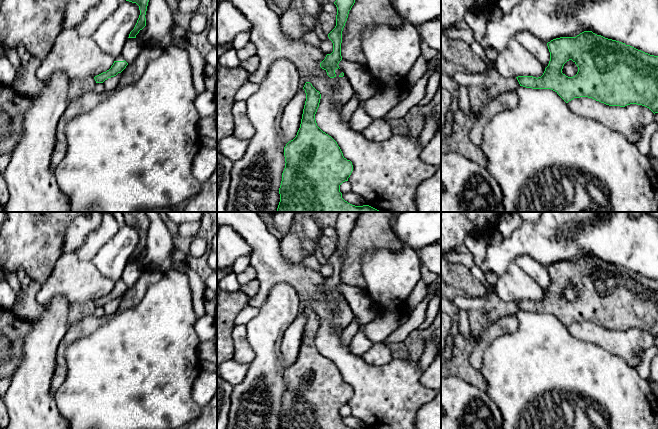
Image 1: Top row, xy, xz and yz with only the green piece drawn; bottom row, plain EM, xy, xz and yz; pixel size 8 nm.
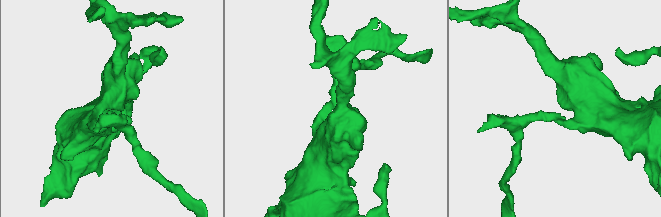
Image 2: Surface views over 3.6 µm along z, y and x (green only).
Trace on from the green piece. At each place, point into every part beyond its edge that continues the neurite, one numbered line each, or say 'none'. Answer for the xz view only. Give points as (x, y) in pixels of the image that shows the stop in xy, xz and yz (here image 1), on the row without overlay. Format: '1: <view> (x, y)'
1: xz (344, 316)

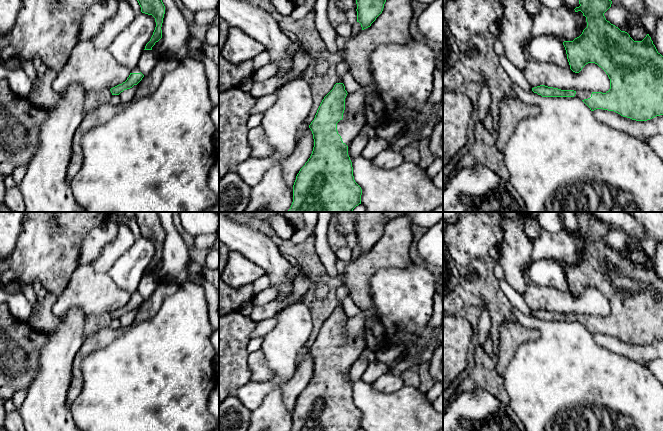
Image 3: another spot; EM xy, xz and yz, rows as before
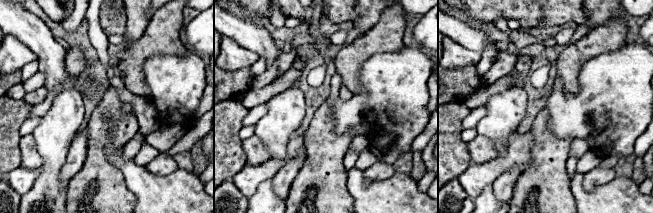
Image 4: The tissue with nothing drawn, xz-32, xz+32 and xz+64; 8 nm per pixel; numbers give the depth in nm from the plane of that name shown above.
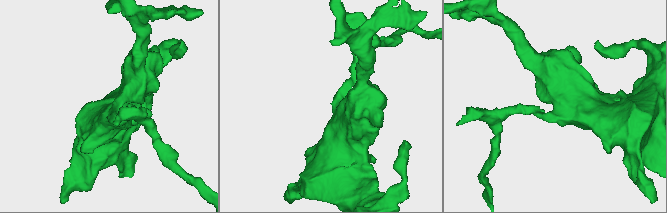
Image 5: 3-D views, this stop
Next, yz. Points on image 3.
1: yz (581, 318)

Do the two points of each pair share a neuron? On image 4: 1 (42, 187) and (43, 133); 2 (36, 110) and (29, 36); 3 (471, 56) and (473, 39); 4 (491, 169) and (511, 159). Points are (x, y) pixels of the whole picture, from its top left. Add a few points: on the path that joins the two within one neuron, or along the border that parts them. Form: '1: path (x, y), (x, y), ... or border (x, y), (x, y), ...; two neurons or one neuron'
1: path (49, 174), (49, 146); one neuron
2: path (53, 93), (53, 66), (48, 55); one neuron
3: border (451, 39), (464, 47), (480, 53); two neurons
4: path (496, 167), (506, 163); one neuron

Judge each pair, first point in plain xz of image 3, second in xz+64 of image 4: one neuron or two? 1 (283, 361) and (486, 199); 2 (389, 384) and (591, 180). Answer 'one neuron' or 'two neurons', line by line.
1: one neuron
2: one neuron

